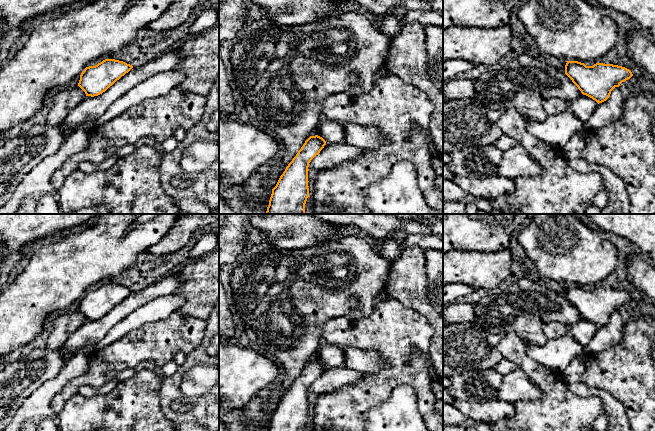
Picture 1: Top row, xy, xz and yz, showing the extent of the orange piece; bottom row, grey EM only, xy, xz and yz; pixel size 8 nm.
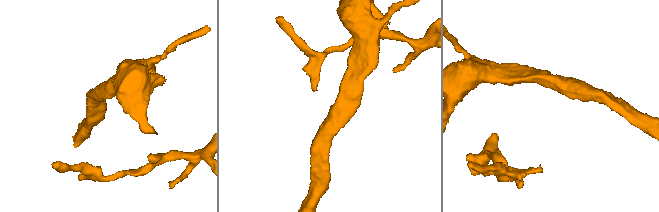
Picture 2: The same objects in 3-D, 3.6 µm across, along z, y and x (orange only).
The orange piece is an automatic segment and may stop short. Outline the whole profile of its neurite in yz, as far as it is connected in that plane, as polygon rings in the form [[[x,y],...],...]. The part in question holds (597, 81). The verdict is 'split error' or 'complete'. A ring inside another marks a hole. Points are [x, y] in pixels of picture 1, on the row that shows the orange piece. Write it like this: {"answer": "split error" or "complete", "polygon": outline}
{"answer": "split error", "polygon": [[[567,61],[565,74],[582,93],[569,104],[569,111],[585,123],[596,106],[606,101],[615,87],[633,76],[629,69],[622,66],[599,62],[586,66],[578,61]]]}

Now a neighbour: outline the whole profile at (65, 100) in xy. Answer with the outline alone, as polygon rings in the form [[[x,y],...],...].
[[[79,87],[59,88],[54,91],[53,103],[46,118],[46,124],[56,126],[62,124],[67,115],[86,98]]]

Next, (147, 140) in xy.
[[[145,136],[136,141],[134,144],[135,148],[140,148],[142,146],[155,146],[155,140],[151,136]]]

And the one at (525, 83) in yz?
[[[528,54],[512,59],[500,70],[488,69],[474,81],[474,98],[493,110],[518,111],[543,122],[549,114],[544,103],[558,98],[570,104],[582,93],[561,70]]]

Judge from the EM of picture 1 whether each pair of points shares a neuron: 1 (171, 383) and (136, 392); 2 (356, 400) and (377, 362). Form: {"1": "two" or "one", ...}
{"1": "two", "2": "two"}

